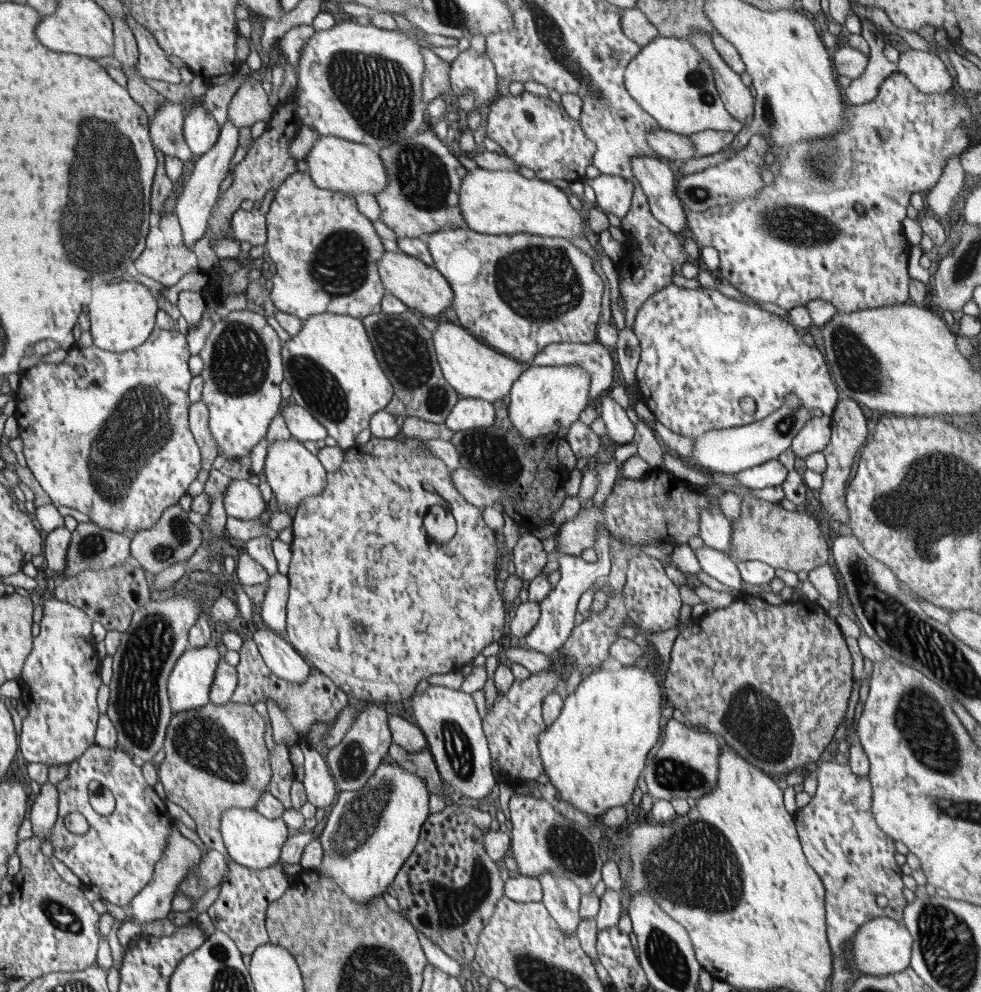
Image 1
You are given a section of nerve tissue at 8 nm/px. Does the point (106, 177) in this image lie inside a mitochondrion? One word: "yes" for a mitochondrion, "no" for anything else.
yes

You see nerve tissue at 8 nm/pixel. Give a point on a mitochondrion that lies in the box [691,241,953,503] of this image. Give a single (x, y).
(861, 370)

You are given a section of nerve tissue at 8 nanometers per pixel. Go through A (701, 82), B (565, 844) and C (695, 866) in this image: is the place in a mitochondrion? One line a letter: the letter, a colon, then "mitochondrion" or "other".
A: mitochondrion
B: mitochondrion
C: mitochondrion

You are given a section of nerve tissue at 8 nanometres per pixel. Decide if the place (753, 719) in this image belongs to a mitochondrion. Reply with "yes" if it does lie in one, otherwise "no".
yes

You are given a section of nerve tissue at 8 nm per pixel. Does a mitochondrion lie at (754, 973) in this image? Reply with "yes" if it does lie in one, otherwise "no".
no

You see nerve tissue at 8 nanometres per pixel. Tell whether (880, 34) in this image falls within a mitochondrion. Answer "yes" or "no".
no

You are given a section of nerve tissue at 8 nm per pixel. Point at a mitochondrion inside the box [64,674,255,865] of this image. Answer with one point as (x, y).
(199, 741)

